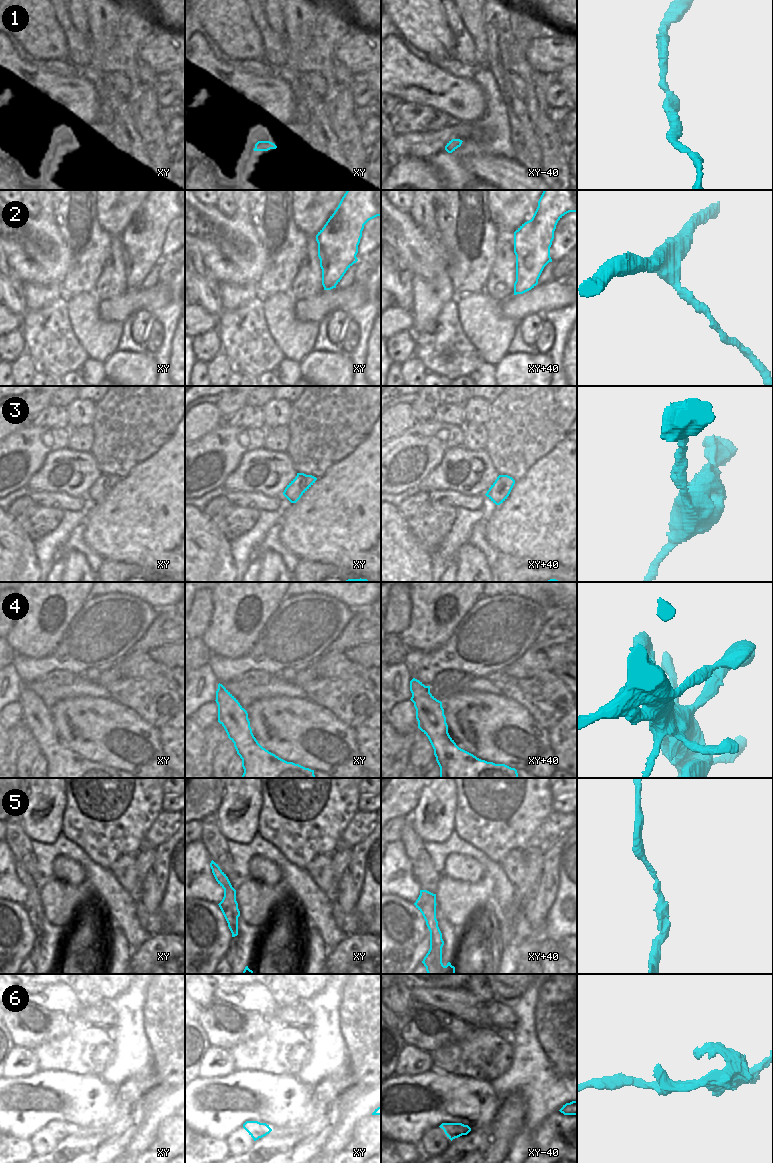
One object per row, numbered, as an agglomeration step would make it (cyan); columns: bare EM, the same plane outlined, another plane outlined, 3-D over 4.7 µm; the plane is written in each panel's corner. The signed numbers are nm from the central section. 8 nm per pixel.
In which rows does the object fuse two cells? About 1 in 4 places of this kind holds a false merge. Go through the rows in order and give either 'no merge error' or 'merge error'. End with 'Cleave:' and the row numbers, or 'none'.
1: no merge error
2: no merge error
3: no merge error
4: no merge error
5: no merge error
6: merge error
Cleave: 6

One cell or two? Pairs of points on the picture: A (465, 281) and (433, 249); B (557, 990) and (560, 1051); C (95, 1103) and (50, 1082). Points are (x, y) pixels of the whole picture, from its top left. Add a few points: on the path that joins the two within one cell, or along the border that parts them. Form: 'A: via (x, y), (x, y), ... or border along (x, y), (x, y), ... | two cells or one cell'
A: border along (442, 241), (449, 253), (448, 271) | two cells
B: via (555, 1005), (558, 1008), (558, 1034), (560, 1036) | one cell
C: via (84, 1101), (70, 1098), (61, 1091) | one cell

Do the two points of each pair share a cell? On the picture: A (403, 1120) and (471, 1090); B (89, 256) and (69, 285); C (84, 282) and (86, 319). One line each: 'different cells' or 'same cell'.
A: same cell
B: same cell
C: different cells

